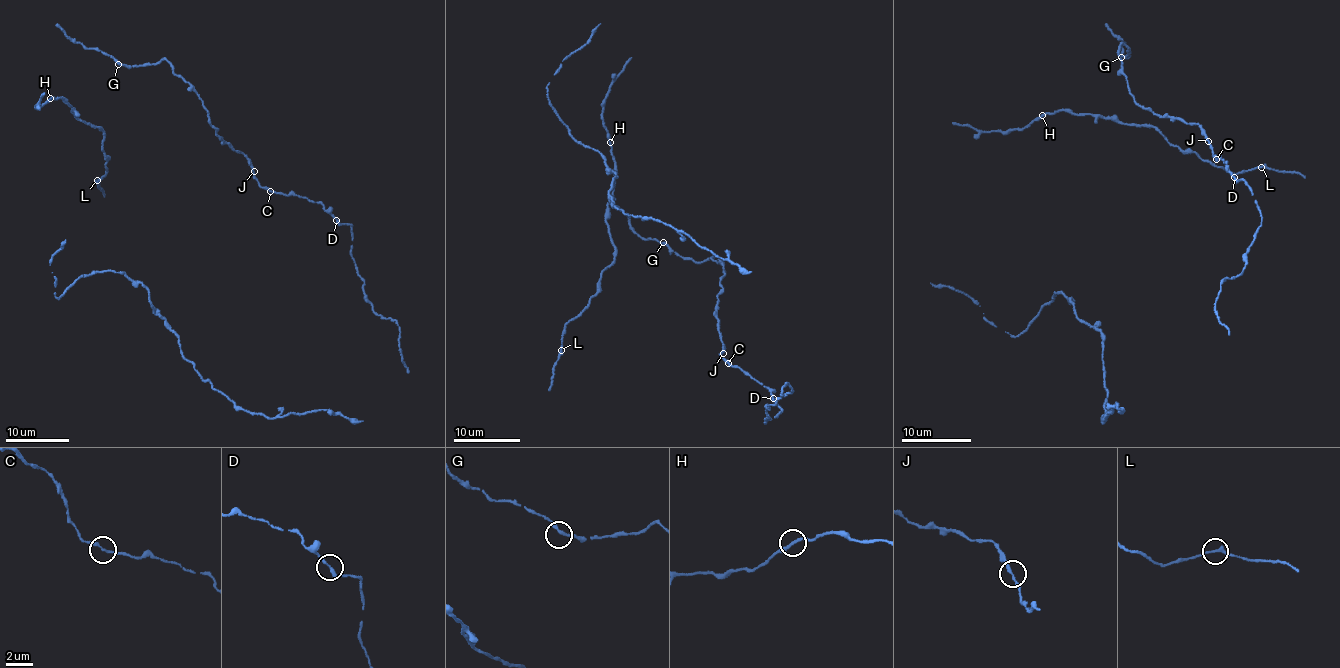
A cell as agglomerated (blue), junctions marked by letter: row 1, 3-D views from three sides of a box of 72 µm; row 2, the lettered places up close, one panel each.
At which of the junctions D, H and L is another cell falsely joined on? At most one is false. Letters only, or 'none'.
none

